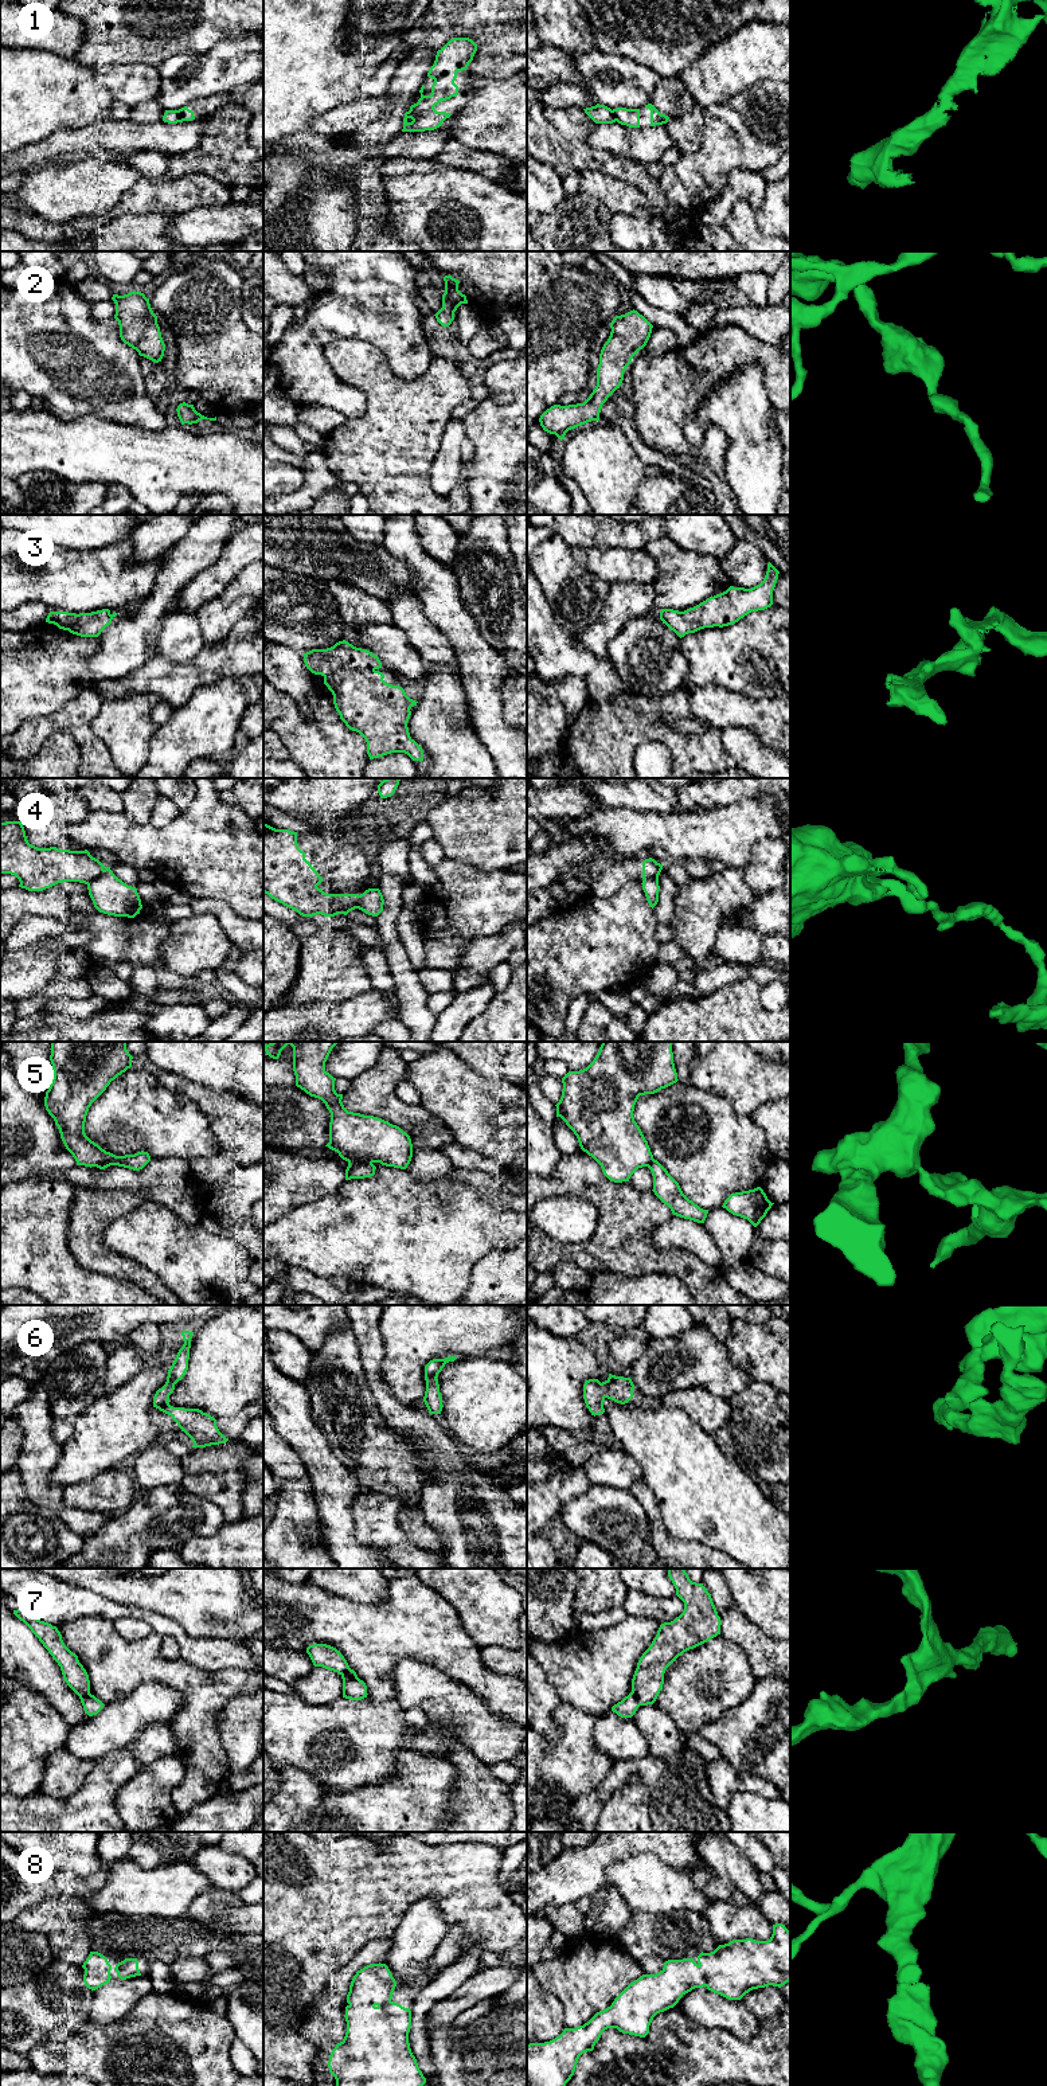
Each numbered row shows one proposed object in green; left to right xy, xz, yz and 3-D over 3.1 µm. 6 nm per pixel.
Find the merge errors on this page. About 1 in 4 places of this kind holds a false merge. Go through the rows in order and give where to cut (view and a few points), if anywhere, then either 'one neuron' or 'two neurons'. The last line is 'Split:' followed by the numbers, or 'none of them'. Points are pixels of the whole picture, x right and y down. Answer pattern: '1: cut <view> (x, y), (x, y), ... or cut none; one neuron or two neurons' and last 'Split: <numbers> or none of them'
1: cut none; one neuron
2: cut none; one neuron
3: cut none; one neuron
4: cut xy (104, 870), (88, 885); two neurons
5: cut xz (371, 1163), (347, 1168); two neurons
6: cut none; one neuron
7: cut none; one neuron
8: cut none; one neuron
Split: 4, 5

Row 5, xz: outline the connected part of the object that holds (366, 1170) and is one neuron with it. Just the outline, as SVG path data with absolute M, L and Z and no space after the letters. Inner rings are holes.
M370 1163L358 1167L348 1167L345 1169L345 1180L371 1177L375 1175L375 1169L376 1167Z

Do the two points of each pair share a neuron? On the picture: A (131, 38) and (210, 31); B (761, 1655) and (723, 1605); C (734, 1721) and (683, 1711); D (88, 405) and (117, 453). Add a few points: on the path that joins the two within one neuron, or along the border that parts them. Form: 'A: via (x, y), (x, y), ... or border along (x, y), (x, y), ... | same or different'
A: via (151, 32), (153, 30), (171, 32), (190, 31) | same
B: via (754, 1643), (731, 1617) | same
C: border along (745, 1699), (698, 1730) | different
D: border along (62, 420), (100, 415), (122, 425) | different

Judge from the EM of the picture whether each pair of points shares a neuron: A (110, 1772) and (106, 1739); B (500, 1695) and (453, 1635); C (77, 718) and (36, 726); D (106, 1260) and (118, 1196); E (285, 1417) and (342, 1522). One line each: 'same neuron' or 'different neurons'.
A: different neurons
B: same neuron
C: same neuron
D: same neuron
E: same neuron

